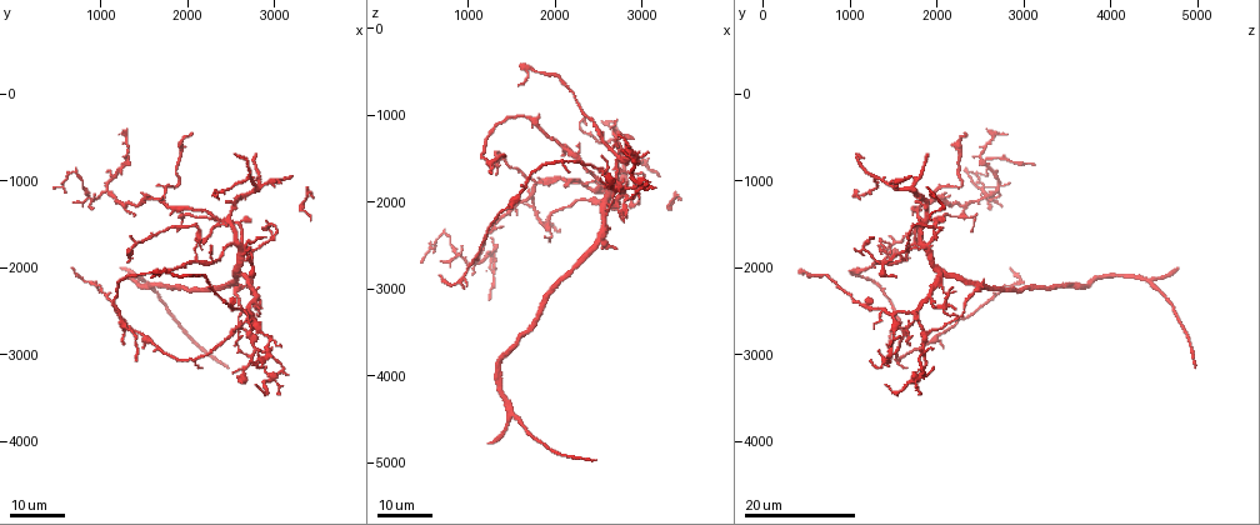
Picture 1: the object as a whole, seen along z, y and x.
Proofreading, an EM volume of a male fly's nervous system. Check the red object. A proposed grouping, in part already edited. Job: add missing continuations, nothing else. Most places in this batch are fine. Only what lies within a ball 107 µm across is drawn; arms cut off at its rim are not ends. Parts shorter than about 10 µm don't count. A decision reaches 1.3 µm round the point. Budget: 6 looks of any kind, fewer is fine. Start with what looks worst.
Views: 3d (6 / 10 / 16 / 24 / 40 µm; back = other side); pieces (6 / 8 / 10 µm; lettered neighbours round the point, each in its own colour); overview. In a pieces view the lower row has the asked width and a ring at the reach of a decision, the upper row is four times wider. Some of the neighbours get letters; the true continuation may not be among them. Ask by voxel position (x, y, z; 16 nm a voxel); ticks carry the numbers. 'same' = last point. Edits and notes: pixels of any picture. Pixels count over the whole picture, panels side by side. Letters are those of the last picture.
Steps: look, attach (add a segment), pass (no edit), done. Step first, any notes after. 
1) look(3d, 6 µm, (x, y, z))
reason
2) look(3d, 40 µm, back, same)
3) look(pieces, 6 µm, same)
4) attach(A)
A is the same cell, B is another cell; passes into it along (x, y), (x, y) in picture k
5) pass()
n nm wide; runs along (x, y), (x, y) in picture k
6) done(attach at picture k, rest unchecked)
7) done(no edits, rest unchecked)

look(3d, 24 µm, (1450, 3050, 1450))

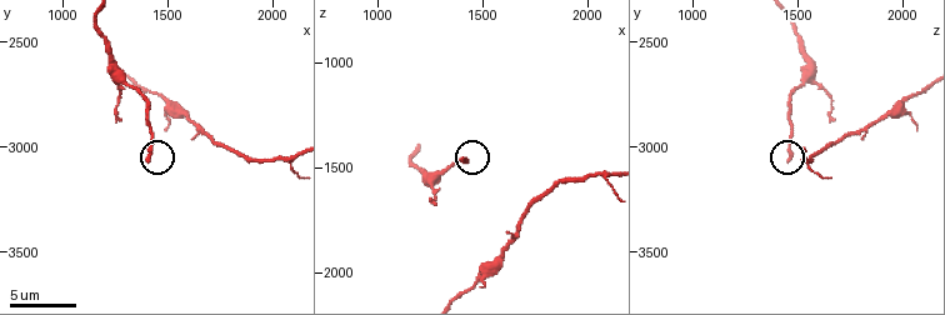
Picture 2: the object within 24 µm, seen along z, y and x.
look(pieces, 10 µm, (1410, 3050, 1450))

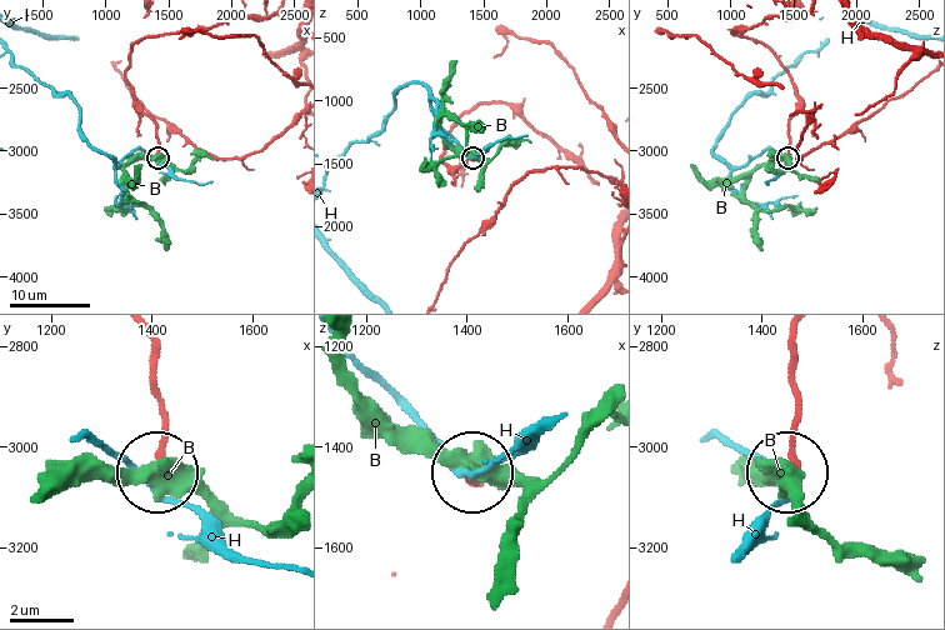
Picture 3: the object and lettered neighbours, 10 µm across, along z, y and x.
pass()
B and H are other cells; none of them fits

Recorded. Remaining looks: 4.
look(3d, 24 µm, (2700, 1500, 2050))
stops while still wide

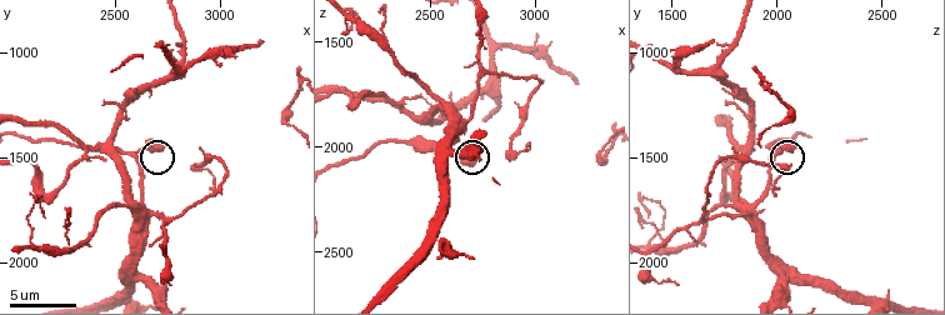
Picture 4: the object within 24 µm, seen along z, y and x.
look(pieces, 6 µm, (2710, 1470, 2050))
see the neighbours

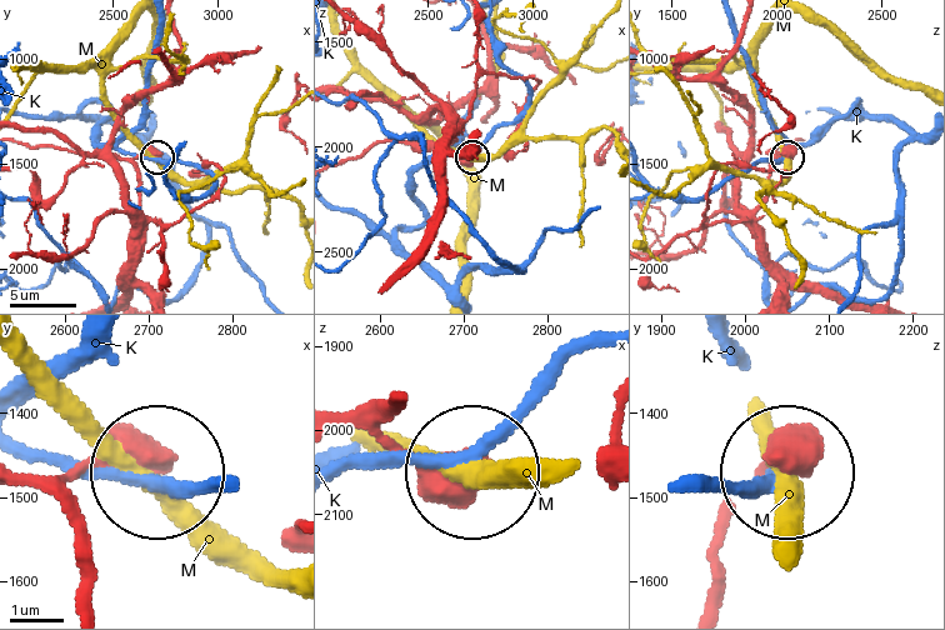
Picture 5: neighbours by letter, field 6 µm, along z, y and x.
pass()
K and M are other cells; runs along (395, 396), (395, 436), (471, 473) in picture 5; none of them fits

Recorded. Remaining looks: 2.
look(3d, 16 µm, (2900, 1650, 1300))
end of a long branch

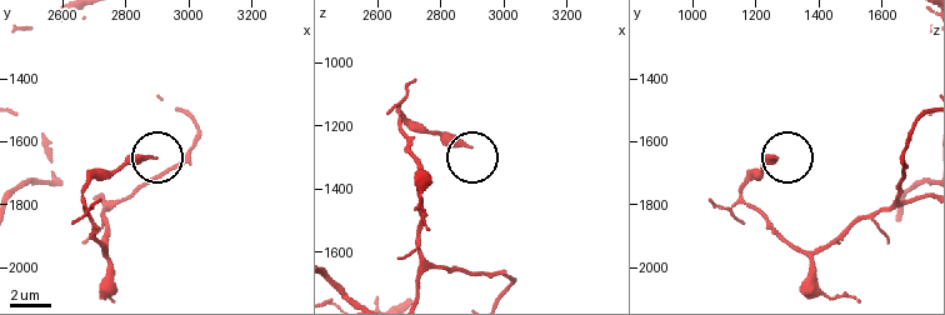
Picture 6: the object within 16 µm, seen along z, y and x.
look(pieces, 6 µm, (2890, 1660, 1270))

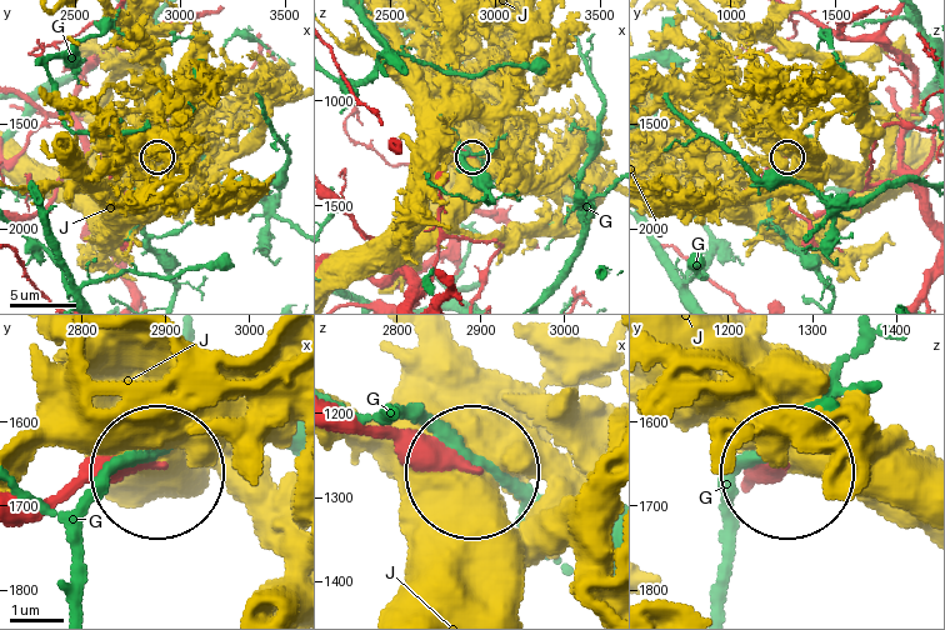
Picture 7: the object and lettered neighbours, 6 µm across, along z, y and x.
pass()
G and J are other cells; runs along (338, 406), (468, 469) in picture 7; no lettered segment goes on from it

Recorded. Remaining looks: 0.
done(no edits, rest unchecked)

